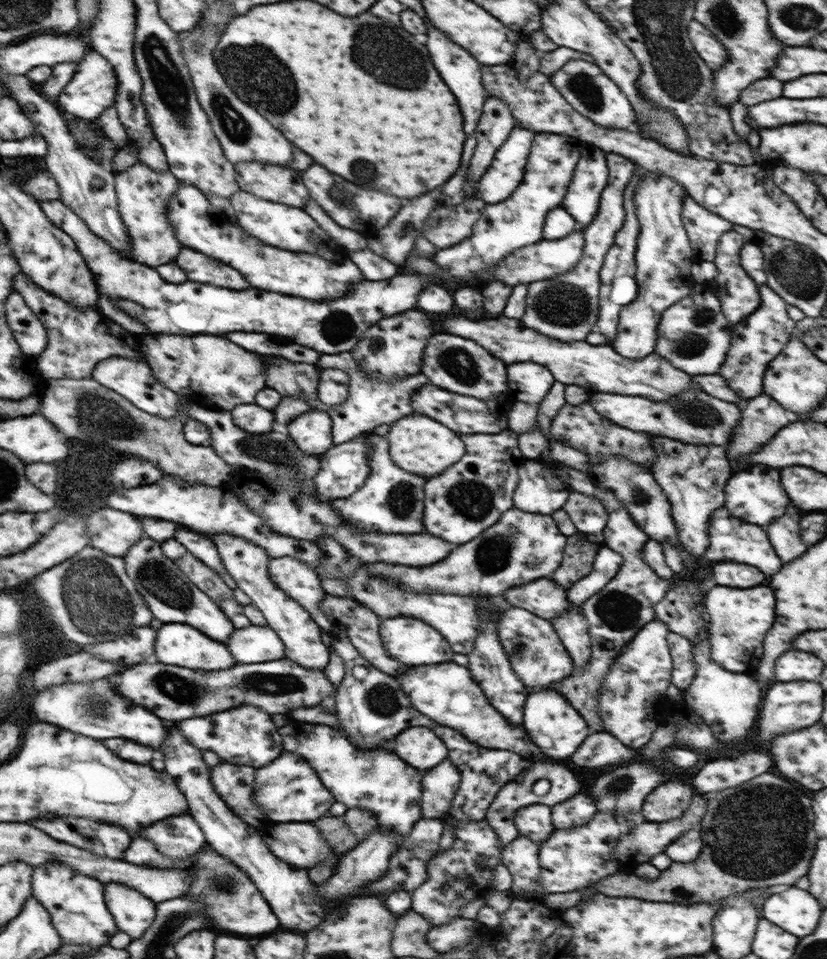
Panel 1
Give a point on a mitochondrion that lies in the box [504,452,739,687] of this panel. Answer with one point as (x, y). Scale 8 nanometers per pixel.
(616, 613)

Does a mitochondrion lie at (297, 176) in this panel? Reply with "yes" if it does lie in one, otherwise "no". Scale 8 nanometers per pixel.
no

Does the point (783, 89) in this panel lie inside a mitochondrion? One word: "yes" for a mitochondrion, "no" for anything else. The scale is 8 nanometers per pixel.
no

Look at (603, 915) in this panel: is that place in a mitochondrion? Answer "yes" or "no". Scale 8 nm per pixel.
no

